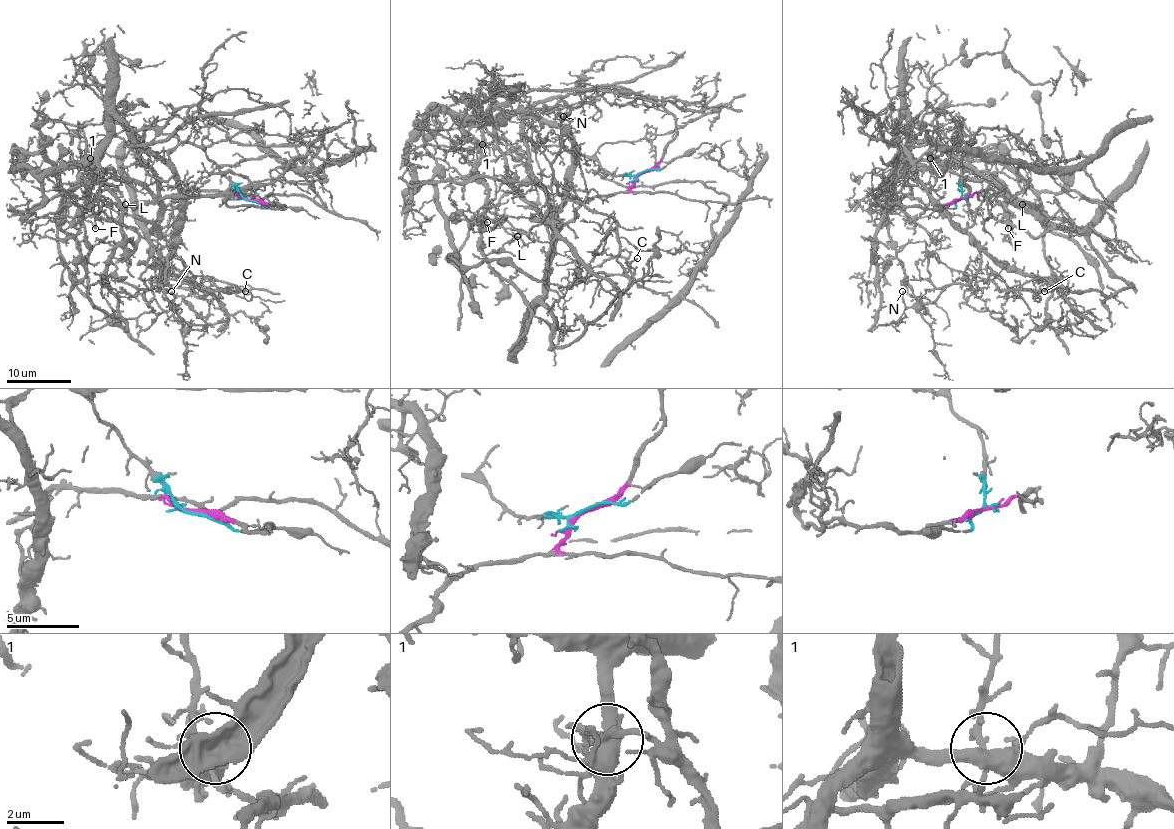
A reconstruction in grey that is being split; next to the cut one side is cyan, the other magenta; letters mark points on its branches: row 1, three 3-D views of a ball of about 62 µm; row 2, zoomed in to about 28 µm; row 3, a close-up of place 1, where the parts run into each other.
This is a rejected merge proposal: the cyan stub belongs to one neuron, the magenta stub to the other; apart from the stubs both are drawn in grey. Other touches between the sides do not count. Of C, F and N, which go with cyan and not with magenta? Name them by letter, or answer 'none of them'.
F, N

